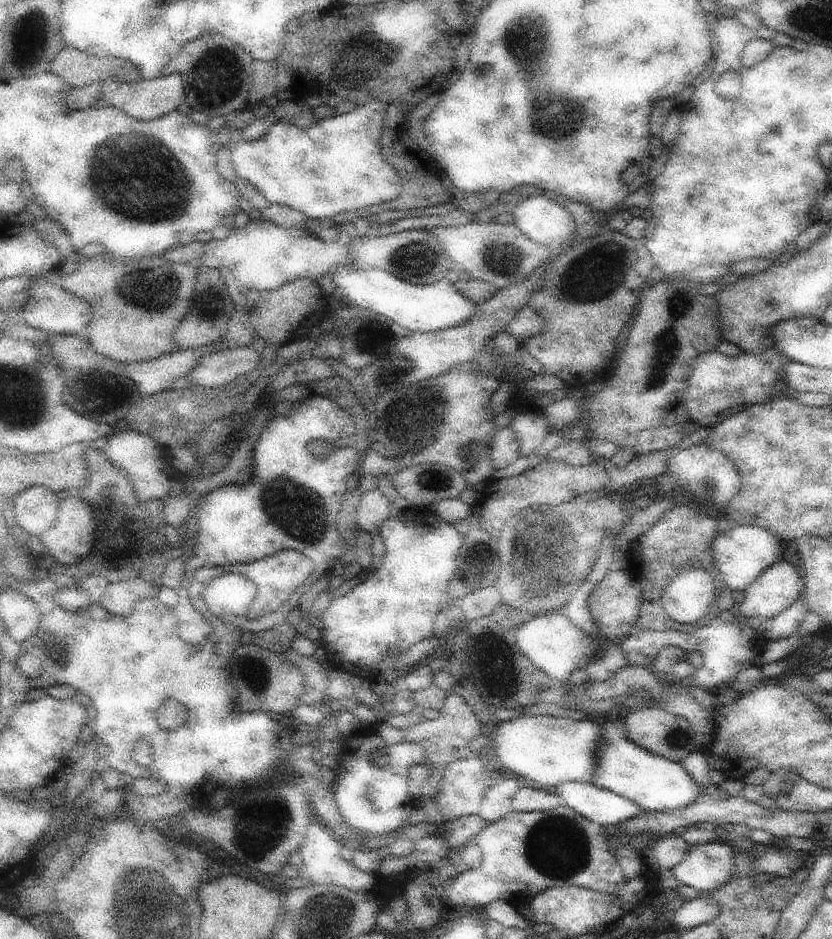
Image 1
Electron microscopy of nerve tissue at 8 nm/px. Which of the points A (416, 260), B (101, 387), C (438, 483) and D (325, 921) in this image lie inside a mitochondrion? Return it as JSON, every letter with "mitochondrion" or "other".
{"A":"mitochondrion","B":"mitochondrion","C":"mitochondrion","D":"mitochondrion"}

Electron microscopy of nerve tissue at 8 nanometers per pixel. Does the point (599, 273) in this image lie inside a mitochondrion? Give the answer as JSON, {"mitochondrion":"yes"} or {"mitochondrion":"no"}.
{"mitochondrion":"yes"}

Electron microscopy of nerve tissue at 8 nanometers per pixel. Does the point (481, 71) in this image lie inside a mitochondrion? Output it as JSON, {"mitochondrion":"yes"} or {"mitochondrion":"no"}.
{"mitochondrion":"yes"}

